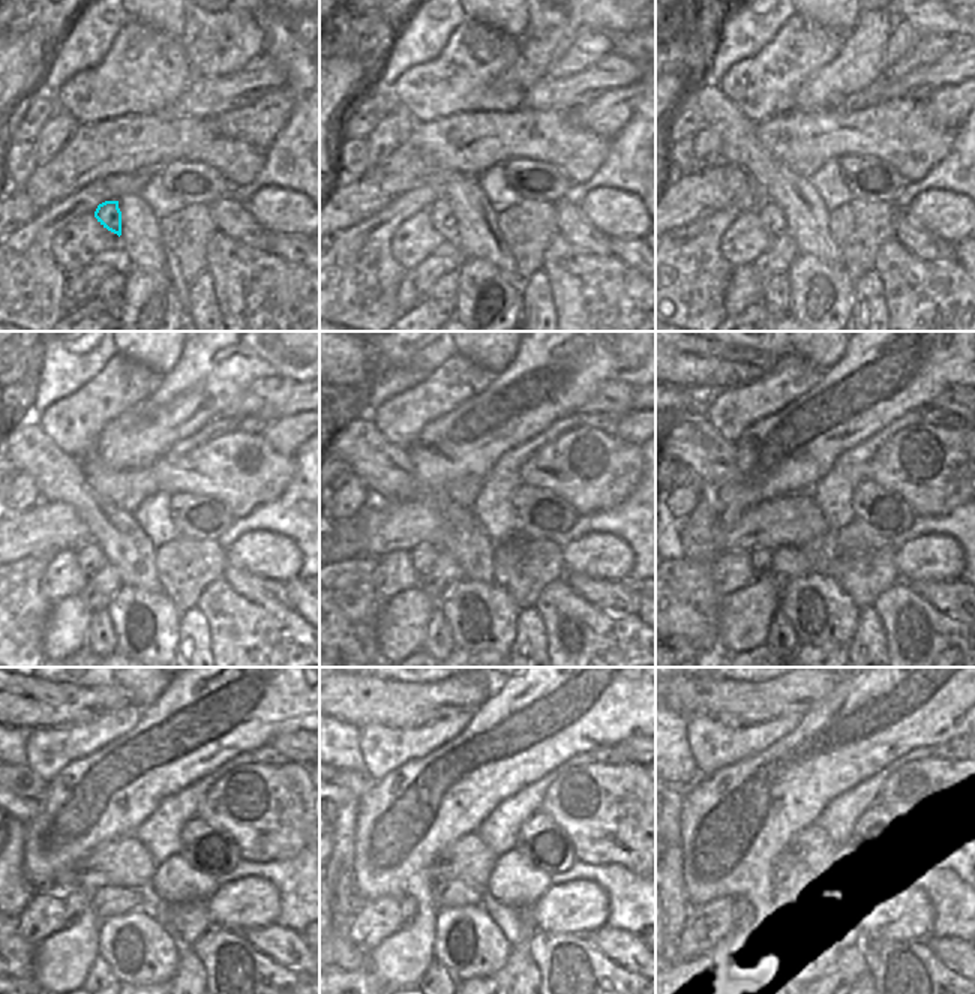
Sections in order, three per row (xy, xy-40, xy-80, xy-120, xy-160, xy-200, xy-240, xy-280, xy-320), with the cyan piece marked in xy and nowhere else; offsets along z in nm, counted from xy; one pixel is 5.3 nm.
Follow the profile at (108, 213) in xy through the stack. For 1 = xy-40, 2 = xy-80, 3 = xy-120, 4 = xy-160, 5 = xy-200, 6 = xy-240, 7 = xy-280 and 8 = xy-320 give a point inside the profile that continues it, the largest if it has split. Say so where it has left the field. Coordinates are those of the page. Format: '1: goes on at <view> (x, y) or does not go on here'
1: goes on at xy-40 (441, 216)
2: goes on at xy-80 (771, 216)
3: goes on at xy-120 (90, 556)
4: goes on at xy-160 (423, 556)
5: goes on at xy-200 (759, 558)
6: goes on at xy-240 (77, 900)
7: goes on at xy-280 (408, 907)
8: goes on at xy-320 (743, 921)

